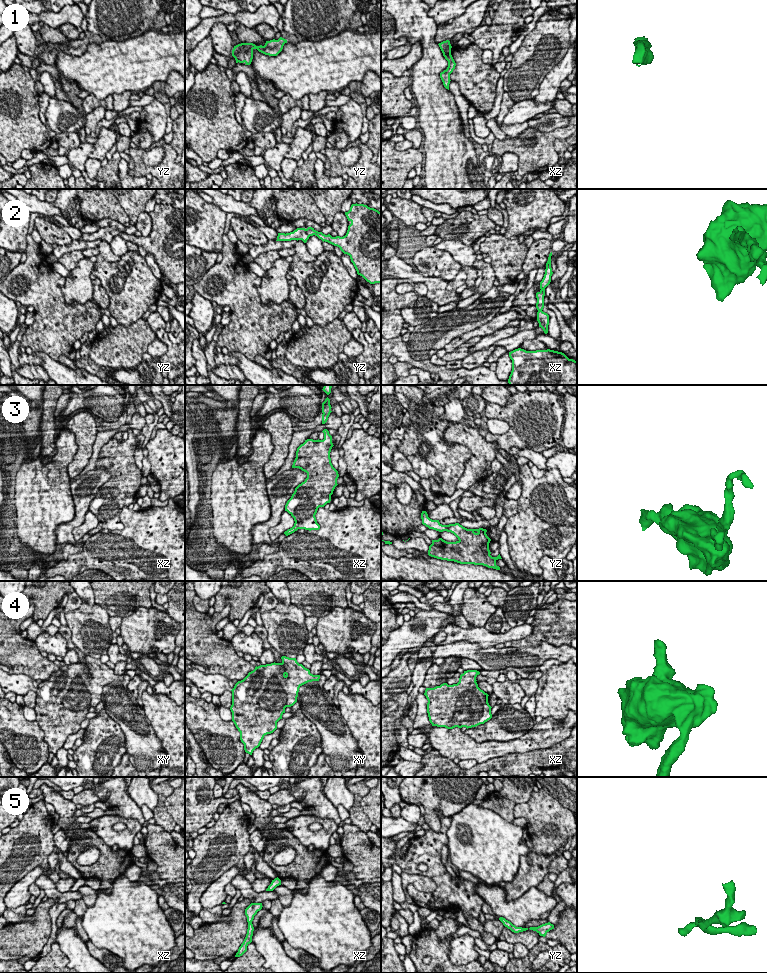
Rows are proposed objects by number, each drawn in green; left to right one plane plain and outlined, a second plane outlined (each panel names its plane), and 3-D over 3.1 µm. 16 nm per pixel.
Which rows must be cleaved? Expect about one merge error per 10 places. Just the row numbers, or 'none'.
none

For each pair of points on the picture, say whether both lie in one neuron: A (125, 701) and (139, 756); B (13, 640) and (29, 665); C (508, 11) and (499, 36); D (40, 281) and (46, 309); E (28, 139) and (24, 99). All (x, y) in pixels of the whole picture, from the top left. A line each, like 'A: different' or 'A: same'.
A: same
B: same
C: same
D: same
E: same

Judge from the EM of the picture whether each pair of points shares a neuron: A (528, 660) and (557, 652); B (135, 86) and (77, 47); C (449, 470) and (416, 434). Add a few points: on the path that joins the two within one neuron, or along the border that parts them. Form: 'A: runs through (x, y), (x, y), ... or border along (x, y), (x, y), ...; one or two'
A: runs through (535, 657), (543, 652), (550, 652); one
B: border along (105, 41), (89, 43), (80, 55), (61, 50); two
C: runs through (447, 459), (427, 437); one

